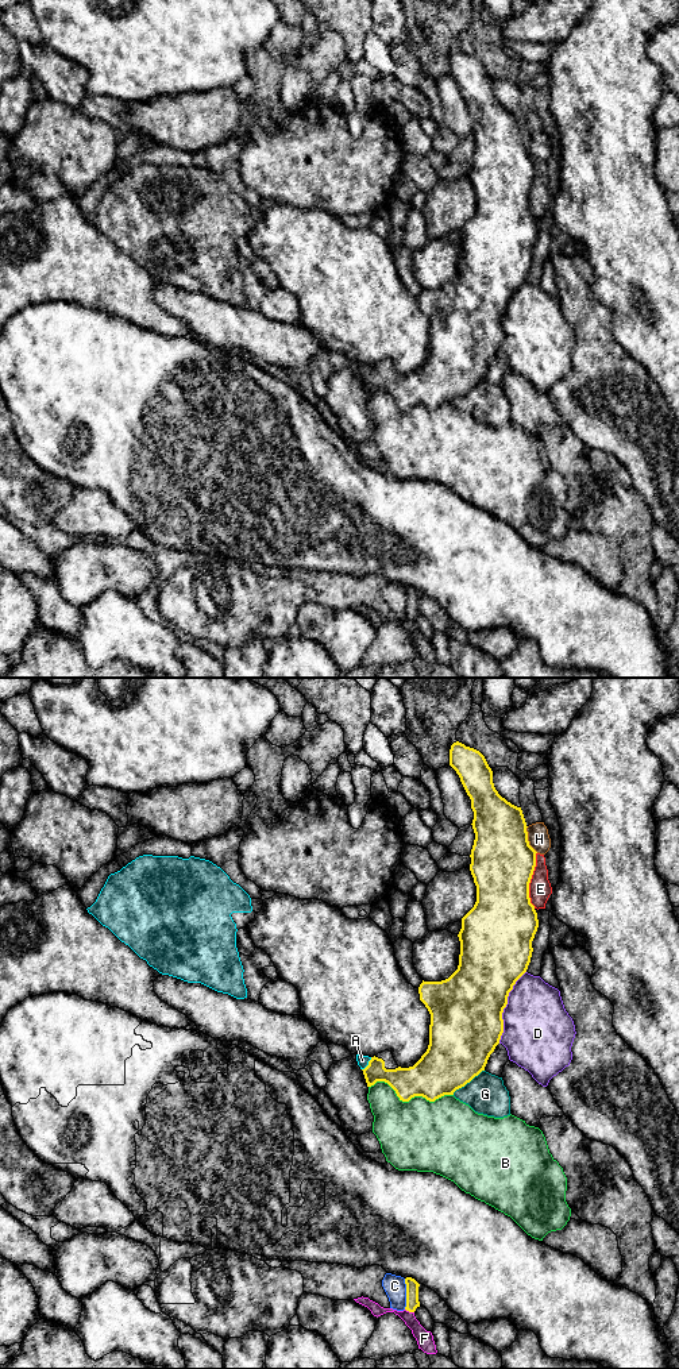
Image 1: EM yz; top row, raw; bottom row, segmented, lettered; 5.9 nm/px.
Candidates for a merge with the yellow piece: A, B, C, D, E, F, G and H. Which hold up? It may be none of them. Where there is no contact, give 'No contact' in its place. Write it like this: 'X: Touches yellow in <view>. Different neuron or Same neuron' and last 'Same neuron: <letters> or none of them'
A: Touches yellow in yz. Different neuron
B: Touches yellow in yz. Different neuron
C: Touches yellow in yz. Different neuron
D: Touches yellow in yz. Different neuron
E: Touches yellow in yz. Different neuron
F: Touches yellow in yz. Different neuron
G: Touches yellow in yz. Different neuron
H: Touches yellow in yz. Different neuron
Same neuron: none of them

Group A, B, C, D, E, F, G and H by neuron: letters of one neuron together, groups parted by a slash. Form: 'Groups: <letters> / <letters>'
Groups: A / B / C / D / E / F / G / H

